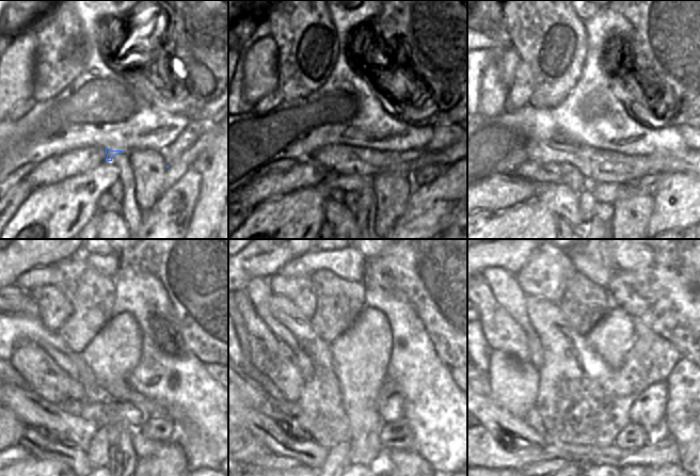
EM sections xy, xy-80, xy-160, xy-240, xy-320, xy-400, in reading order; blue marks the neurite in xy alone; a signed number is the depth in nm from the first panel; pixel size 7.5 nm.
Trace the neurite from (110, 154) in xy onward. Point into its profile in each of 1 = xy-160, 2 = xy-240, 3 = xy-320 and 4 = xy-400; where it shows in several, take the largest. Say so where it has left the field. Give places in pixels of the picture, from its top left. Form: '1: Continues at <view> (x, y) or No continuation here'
1: Continues at xy-160 (595, 164)
2: Continues at xy-240 (45, 377)
3: Continues at xy-320 (269, 355)
4: Continues at xy-400 (500, 331).

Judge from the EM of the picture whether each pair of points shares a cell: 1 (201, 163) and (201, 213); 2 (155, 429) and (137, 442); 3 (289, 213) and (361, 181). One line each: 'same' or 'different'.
1: same
2: different
3: same

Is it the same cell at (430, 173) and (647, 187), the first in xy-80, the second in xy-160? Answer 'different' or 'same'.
same

